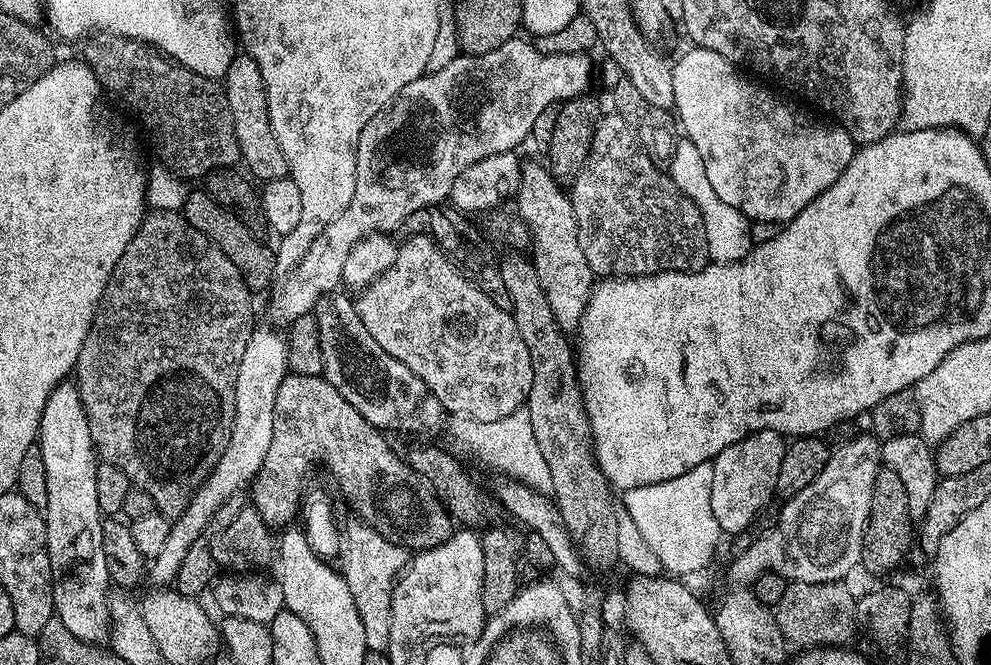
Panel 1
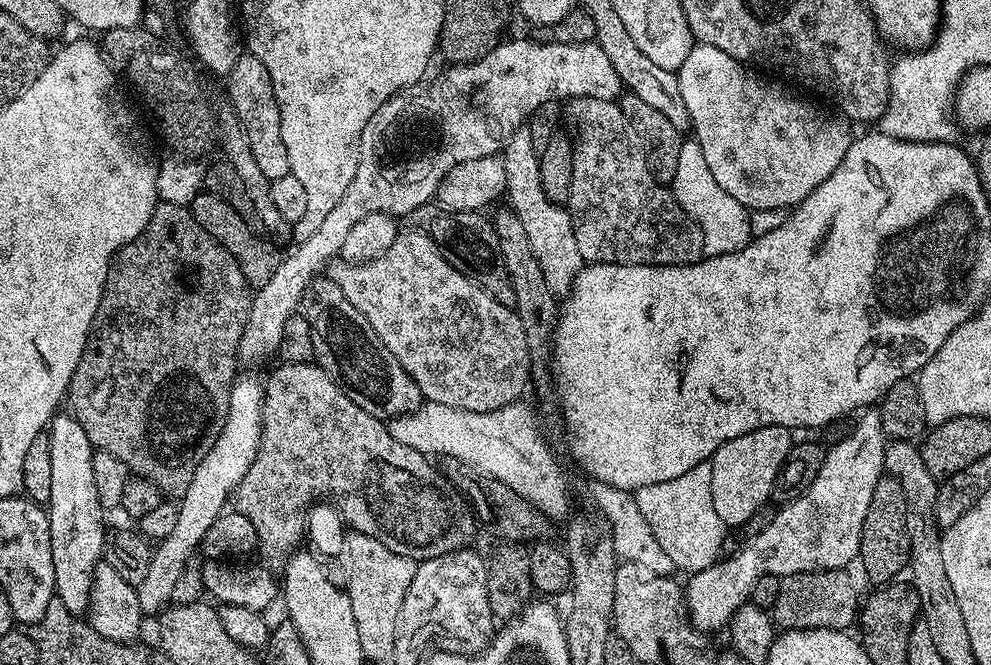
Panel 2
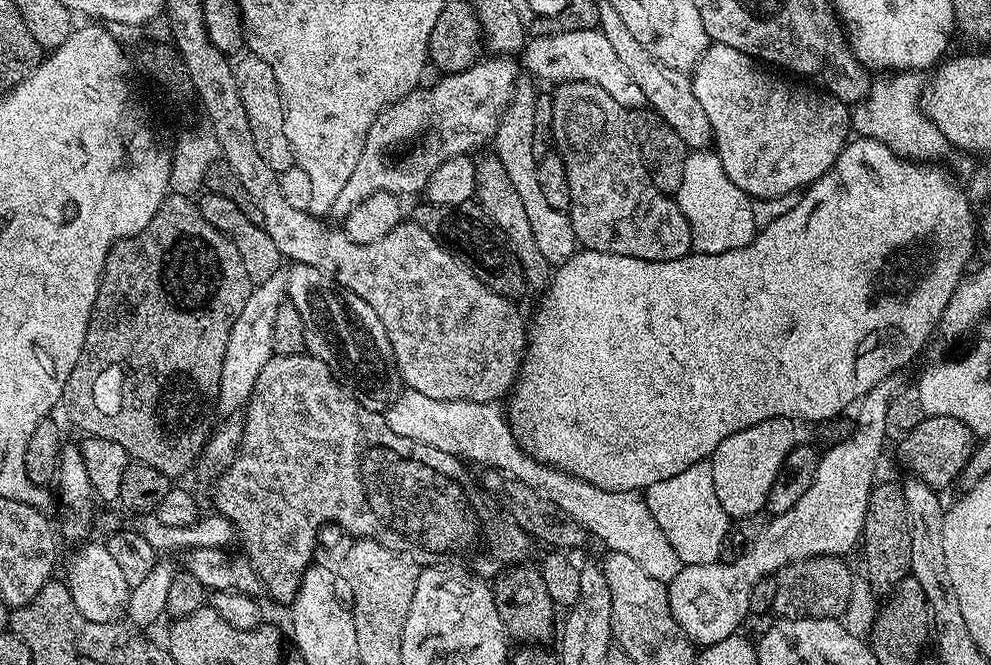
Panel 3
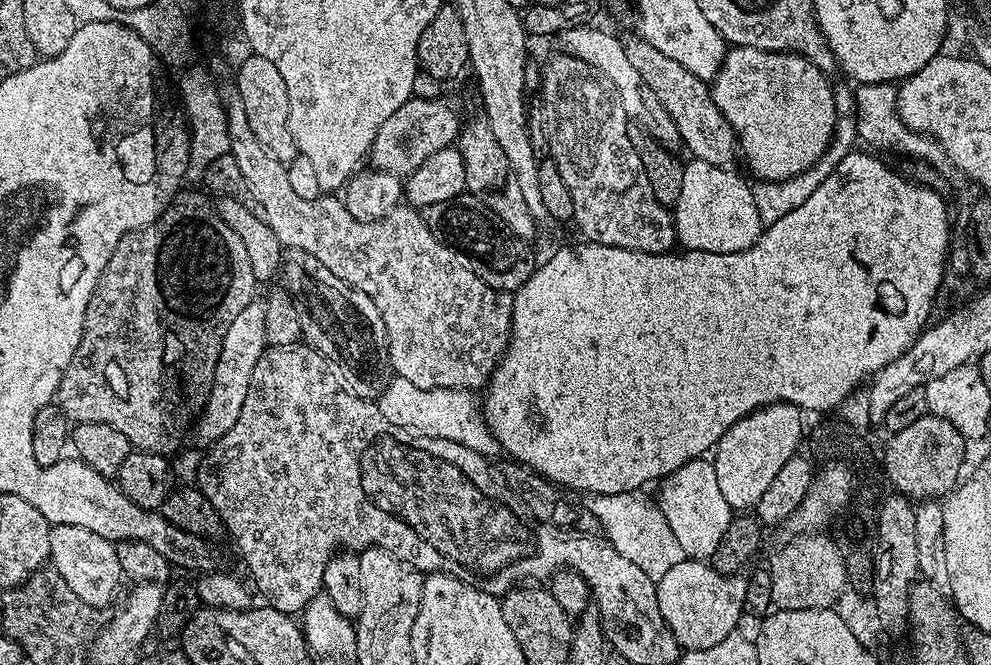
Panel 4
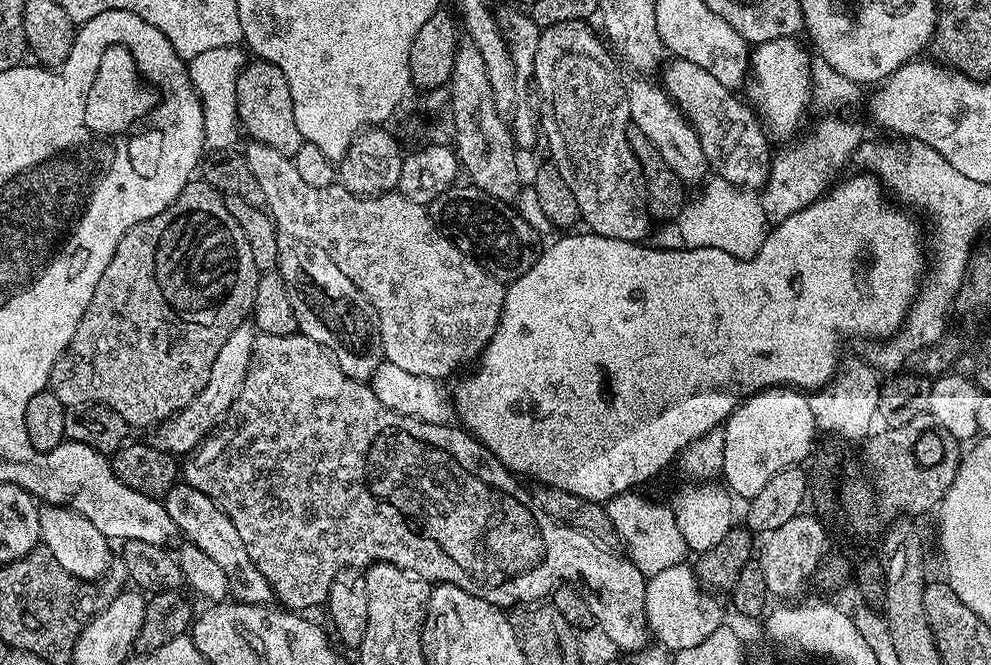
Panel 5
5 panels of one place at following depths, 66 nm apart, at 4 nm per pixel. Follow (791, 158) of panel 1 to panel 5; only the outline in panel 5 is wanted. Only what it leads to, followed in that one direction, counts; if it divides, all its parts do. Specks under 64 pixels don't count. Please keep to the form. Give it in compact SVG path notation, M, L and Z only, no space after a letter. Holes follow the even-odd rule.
M795 36L774 38L770 42L762 42L755 45L750 52L750 80L756 83L752 88L752 96L756 99L754 108L769 137L776 139L777 136L780 142L791 141L800 132L798 130L800 123L804 120L804 115L808 112L808 104L811 105L813 103L811 66L809 64L810 52L807 47L804 49L799 44L800 42Z

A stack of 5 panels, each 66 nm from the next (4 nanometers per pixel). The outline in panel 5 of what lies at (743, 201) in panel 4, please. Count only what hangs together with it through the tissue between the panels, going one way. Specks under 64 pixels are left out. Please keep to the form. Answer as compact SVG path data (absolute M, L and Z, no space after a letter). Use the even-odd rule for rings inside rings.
M717 175L705 179L700 190L693 200L691 197L685 203L674 221L675 227L680 227L679 243L685 248L726 250L726 254L743 260L756 256L770 231L759 195L747 188L734 186Z

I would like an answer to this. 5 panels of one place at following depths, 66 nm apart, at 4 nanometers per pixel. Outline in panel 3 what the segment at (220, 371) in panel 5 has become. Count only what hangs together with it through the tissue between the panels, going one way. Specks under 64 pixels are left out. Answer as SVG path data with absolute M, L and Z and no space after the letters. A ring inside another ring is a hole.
M279 271L274 274L274 278L266 278L266 282L255 285L250 298L246 298L246 306L242 306L242 314L238 314L226 342L220 390L216 395L216 406L221 417L231 417L239 408L241 411L247 405L254 390L254 382L258 382L258 374L262 374L262 366L270 362L274 354L274 318L278 318L278 306L285 303L287 290L288 277Z

